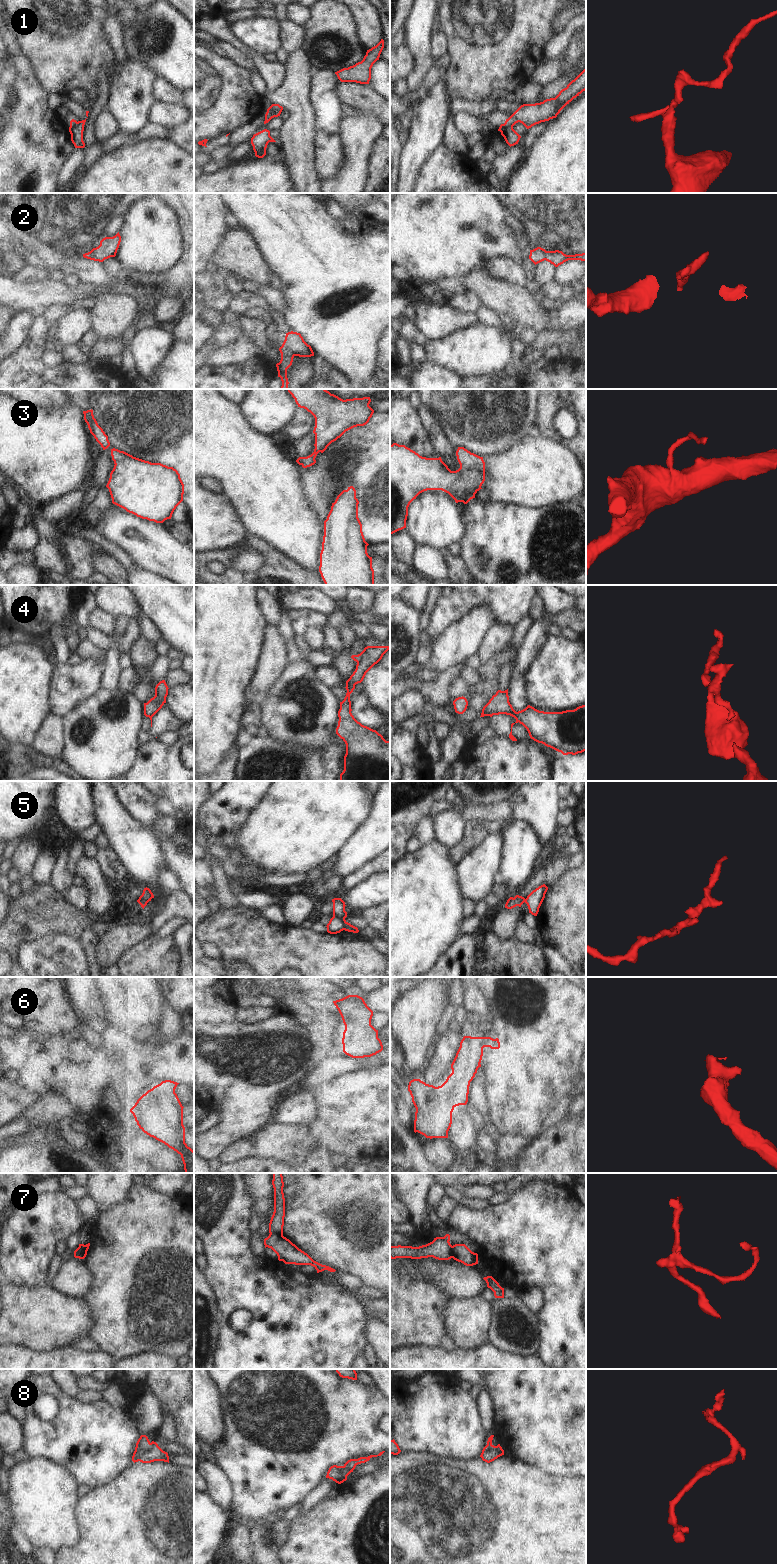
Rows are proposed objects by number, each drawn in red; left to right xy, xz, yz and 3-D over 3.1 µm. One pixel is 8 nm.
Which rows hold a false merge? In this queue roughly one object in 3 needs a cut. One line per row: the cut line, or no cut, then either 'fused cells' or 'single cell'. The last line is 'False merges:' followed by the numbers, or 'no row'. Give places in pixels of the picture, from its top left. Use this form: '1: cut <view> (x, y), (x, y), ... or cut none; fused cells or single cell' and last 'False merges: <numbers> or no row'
1: cut yz (505, 122), (512, 126); fused cells
2: cut xz (281, 346), (287, 347), (295, 355); fused cells
3: cut none; single cell
4: cut yz (512, 714), (518, 721); fused cells
5: cut xz (333, 915), (341, 920), (344, 929); fused cells
6: cut none; single cell
7: cut xz (270, 1232), (282, 1235); fused cells
8: cut none; single cell
False merges: 1, 2, 4, 5, 7

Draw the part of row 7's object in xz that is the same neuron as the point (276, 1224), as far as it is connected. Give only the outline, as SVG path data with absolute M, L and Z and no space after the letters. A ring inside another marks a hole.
M273 1173L272 1185L274 1188L274 1212L269 1223L269 1233L283 1235L285 1198L282 1173Z

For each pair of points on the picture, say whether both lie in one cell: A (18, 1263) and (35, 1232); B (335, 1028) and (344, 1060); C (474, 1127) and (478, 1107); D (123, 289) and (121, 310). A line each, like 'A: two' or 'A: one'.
A: one
B: two
C: two
D: two

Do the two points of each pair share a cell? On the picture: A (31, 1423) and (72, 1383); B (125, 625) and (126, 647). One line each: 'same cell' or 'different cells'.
A: different cells
B: same cell

